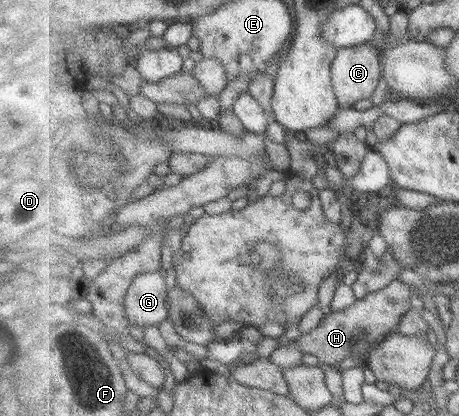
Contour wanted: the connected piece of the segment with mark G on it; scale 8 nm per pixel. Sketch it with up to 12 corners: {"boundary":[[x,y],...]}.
{"boundary":[[166,272],[140,274],[126,297],[130,327],[171,317]]}

